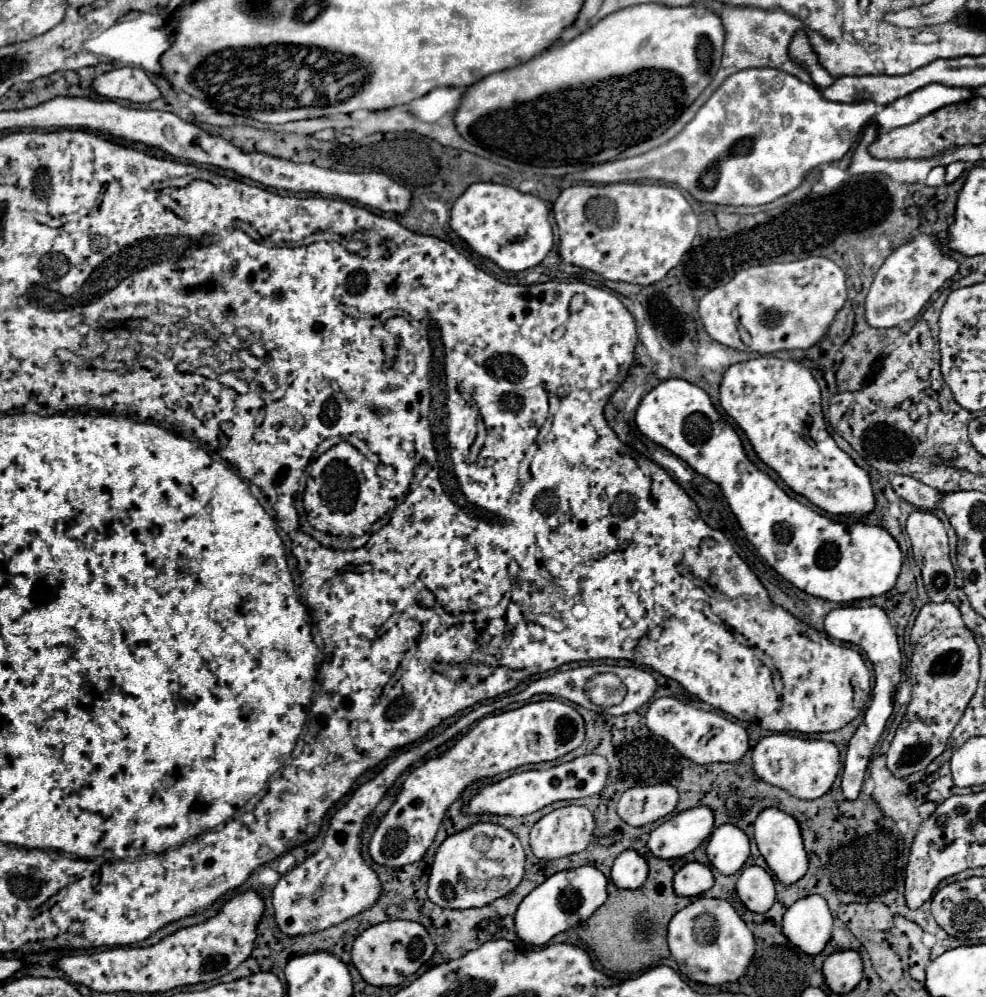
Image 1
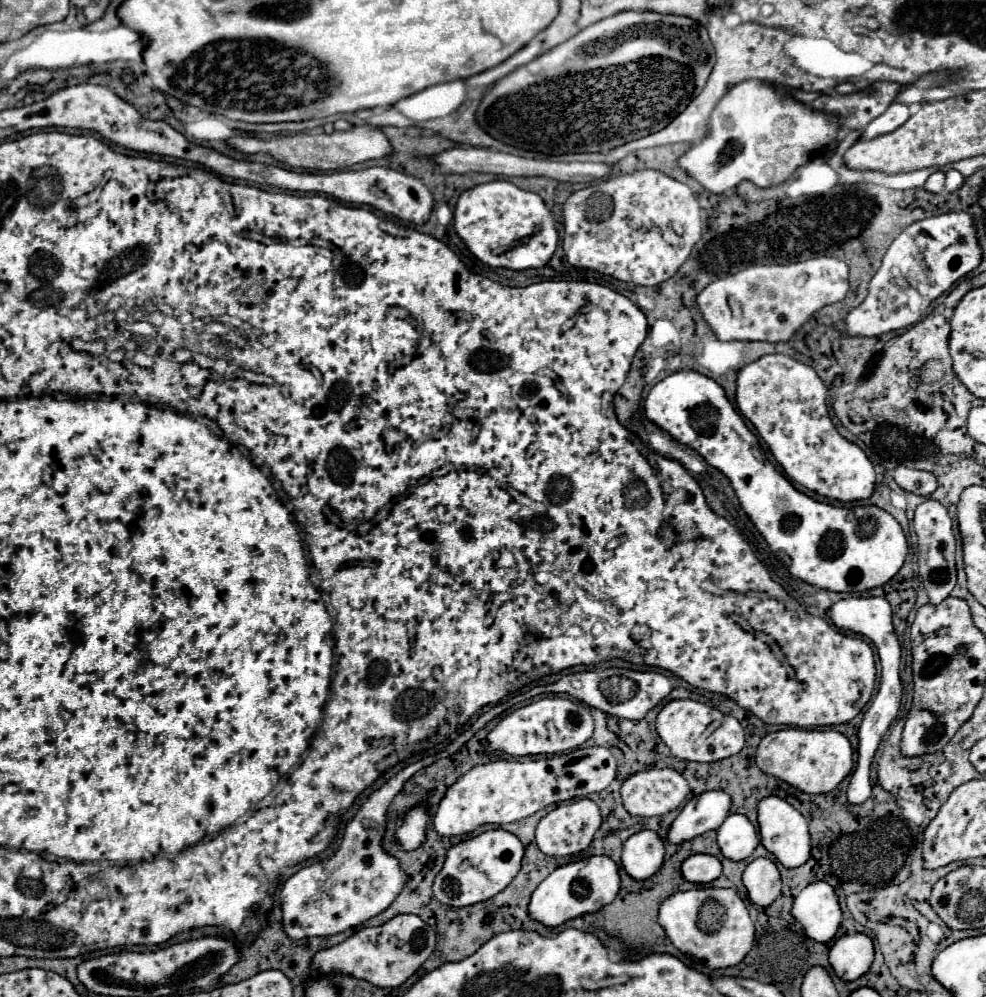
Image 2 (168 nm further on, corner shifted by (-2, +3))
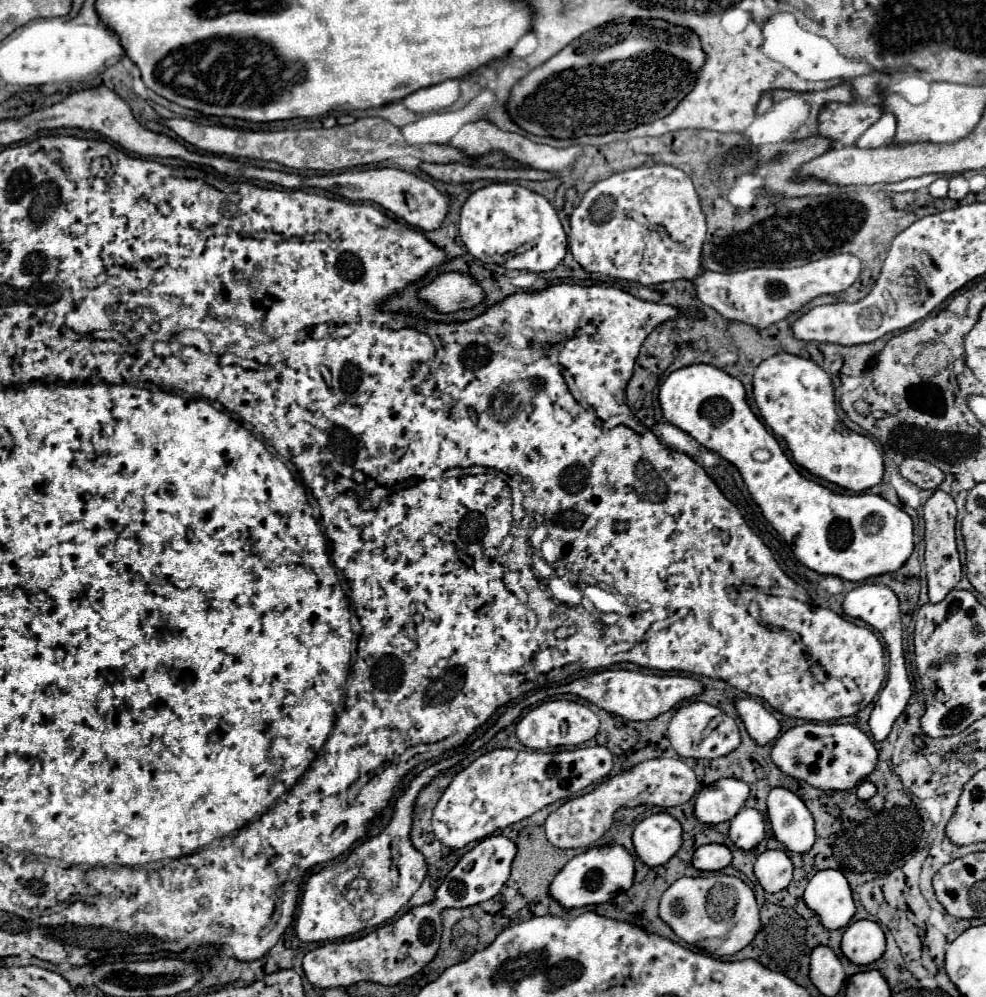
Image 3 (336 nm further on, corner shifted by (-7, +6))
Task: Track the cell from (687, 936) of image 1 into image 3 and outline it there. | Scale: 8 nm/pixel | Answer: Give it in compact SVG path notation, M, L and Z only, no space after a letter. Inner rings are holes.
M733 875L677 879L661 897L659 917L675 931L679 939L689 945L697 945L715 957L735 955L753 941L755 933L761 928L753 889Z

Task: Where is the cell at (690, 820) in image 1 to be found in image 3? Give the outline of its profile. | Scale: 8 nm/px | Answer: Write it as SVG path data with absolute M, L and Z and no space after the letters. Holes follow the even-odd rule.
M719 779L703 787L695 801L695 817L703 823L717 825L731 821L749 797L749 785L741 779Z

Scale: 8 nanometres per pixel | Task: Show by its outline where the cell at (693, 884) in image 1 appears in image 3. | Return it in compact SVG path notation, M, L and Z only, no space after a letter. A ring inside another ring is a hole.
M701 845L693 855L693 865L701 871L721 871L731 863L731 851L725 845Z

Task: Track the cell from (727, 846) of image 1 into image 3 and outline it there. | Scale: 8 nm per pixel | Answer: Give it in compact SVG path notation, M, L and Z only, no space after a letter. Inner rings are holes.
M743 807L733 819L731 819L731 829L729 829L729 837L731 841L739 847L739 849L753 849L757 843L761 843L761 839L765 837L765 823L763 817L757 809L749 809Z

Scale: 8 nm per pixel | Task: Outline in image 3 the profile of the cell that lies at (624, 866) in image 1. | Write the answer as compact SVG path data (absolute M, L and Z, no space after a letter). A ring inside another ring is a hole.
M655 813L637 823L633 831L633 845L639 859L657 867L667 863L681 847L681 823L669 813Z

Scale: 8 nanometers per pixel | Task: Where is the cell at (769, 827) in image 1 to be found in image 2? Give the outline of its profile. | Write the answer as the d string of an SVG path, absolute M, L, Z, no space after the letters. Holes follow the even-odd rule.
M778 796L764 798L758 804L758 826L760 826L762 846L768 852L772 852L784 868L798 868L798 866L806 864L806 860L810 858L810 850L812 850L808 824L806 824L806 818L796 808L792 808L786 800L782 800Z

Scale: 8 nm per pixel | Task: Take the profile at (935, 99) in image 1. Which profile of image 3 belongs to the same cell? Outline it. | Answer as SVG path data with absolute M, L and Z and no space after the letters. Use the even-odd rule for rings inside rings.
M885 113L885 115L881 115L881 119L875 125L871 125L861 135L861 139L857 141L857 147L861 147L861 149L877 149L877 147L883 147L883 145L891 143L891 139L895 135L895 129L897 129L895 117L891 113Z

